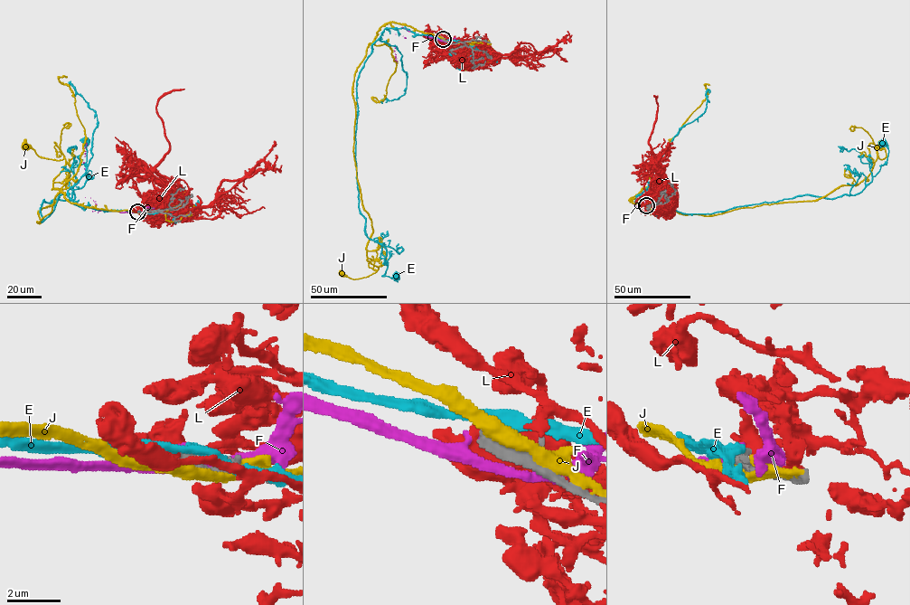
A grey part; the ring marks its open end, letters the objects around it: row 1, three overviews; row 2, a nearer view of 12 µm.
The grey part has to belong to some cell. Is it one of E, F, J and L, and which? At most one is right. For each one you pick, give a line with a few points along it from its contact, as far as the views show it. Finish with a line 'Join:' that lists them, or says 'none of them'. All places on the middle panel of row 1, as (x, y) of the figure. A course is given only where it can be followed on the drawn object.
Join: none of them

